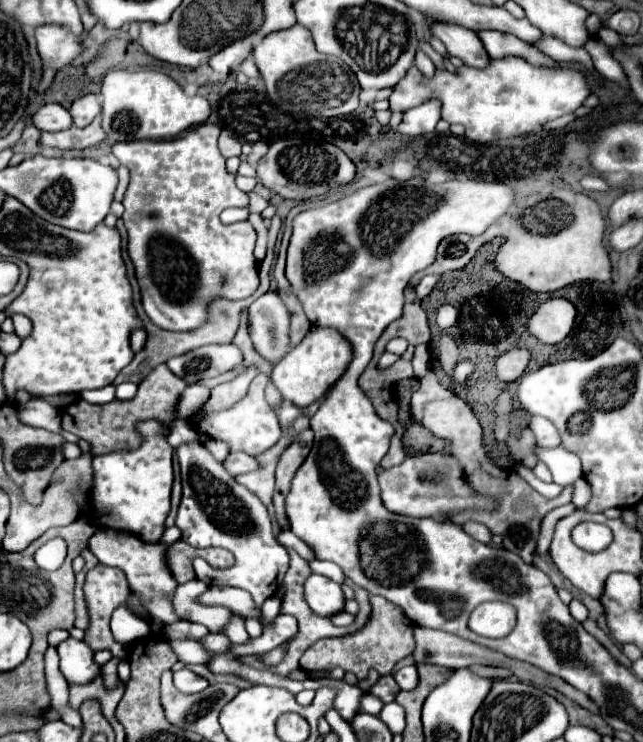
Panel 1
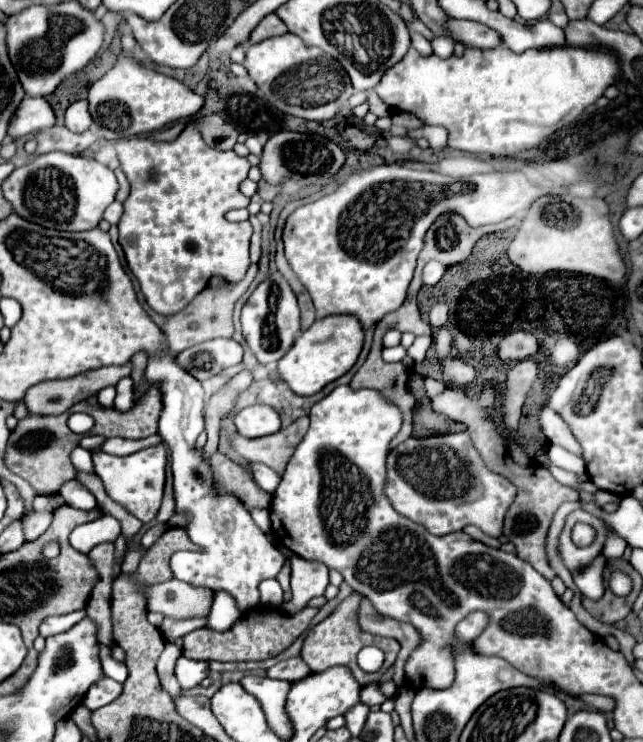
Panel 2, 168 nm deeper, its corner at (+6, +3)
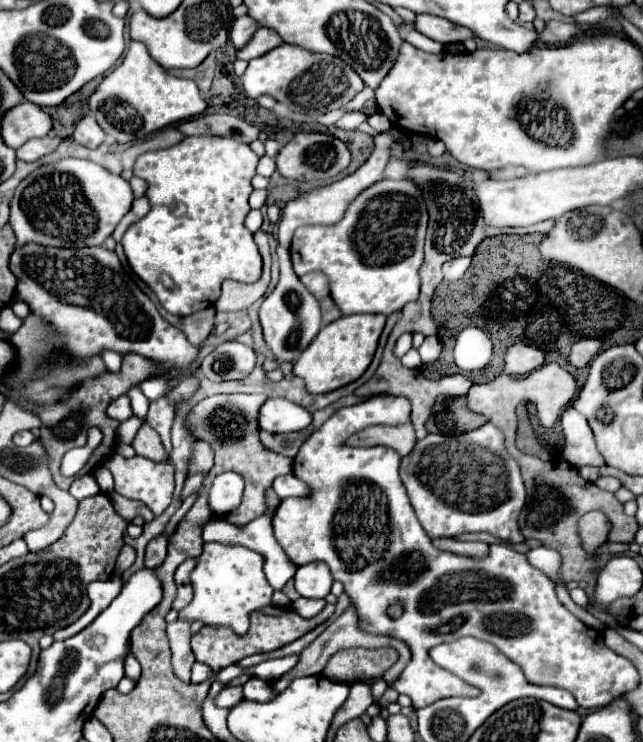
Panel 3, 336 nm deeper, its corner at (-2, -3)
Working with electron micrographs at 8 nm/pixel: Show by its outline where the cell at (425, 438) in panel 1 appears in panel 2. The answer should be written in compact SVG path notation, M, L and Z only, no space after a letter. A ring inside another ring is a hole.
M421 402L415 408L413 414L413 436L415 438L425 438L425 436L435 436L435 434L451 434L465 430L465 426L455 424L447 420L445 416L439 416L431 410L429 402Z

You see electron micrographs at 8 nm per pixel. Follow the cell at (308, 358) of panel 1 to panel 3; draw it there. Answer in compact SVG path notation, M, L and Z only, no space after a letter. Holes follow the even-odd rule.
M355 314L341 316L339 320L327 324L309 344L309 348L303 350L303 354L293 366L293 374L303 378L307 390L313 394L331 392L357 380L359 376L363 376L363 372L373 360L379 336L385 328L385 320L387 316L383 314Z

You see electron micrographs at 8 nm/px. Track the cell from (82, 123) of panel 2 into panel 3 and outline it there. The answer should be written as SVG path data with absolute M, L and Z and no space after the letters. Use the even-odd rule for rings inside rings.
M85 116L75 132L73 132L73 140L85 148L97 148L101 146L101 142L105 140L105 132L101 130L101 126L95 122L93 116Z

